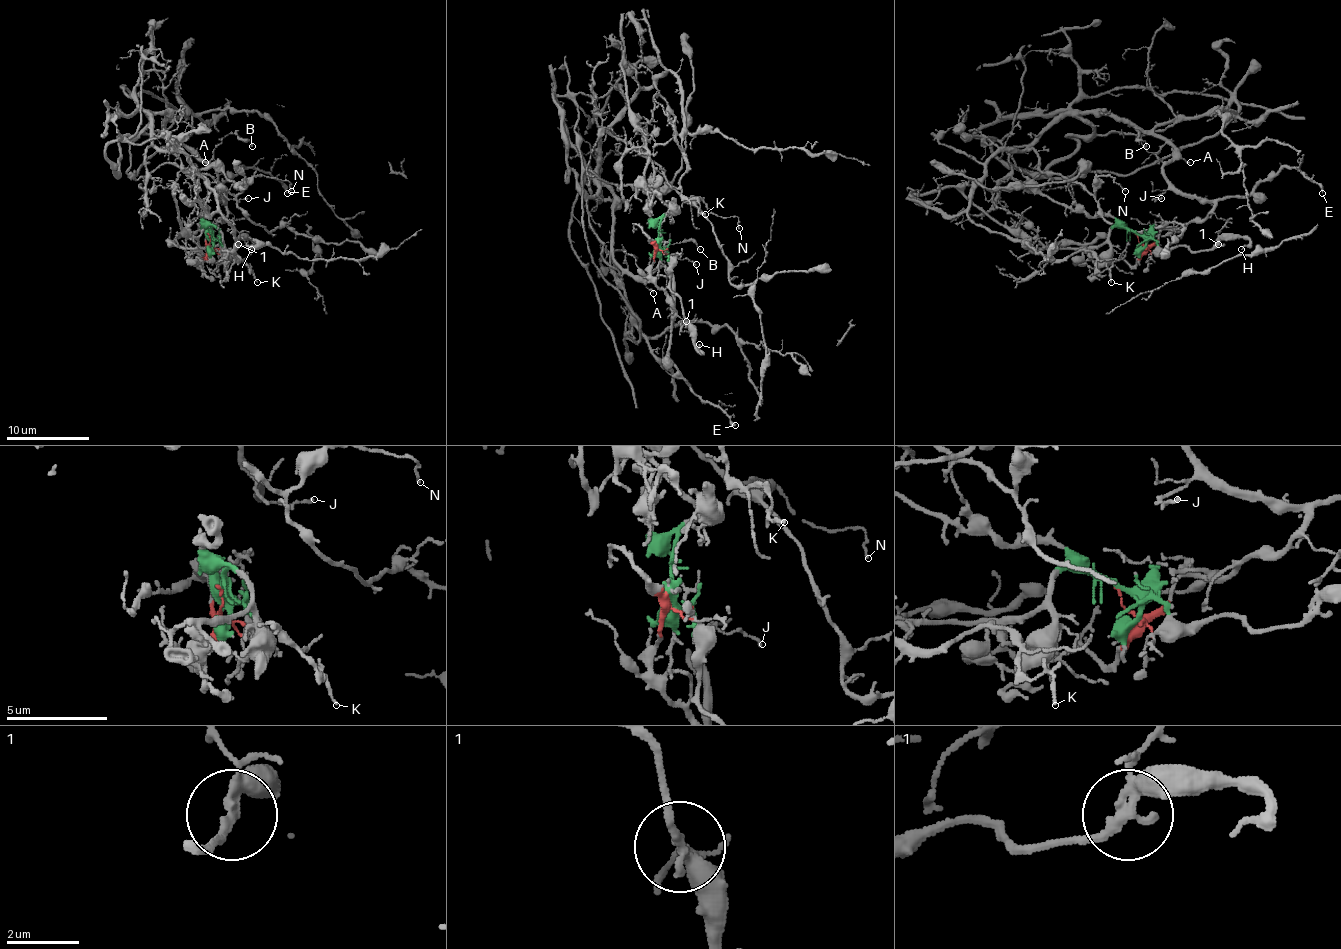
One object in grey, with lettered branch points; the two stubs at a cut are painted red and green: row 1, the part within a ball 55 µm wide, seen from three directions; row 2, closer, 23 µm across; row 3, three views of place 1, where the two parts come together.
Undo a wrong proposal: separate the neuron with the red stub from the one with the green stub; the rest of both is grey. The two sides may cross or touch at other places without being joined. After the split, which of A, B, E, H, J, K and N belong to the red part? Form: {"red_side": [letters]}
{"red_side": ["A", "B", "E", "J", "K", "N"]}

